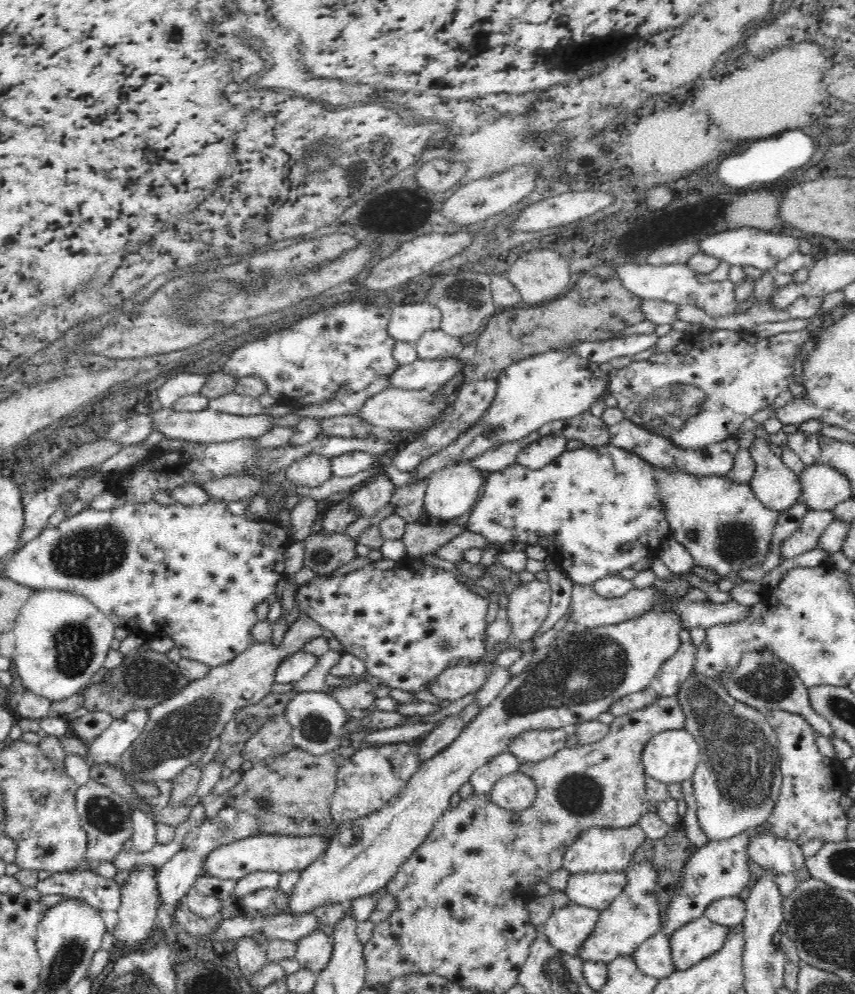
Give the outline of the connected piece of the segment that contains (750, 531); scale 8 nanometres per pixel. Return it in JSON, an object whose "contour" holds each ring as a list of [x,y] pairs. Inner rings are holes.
{"contour":[[[670,467],[654,468],[654,478],[657,480],[657,490],[665,508],[671,536],[693,556],[698,567],[711,568],[725,577],[730,572],[740,572],[742,568],[760,566],[772,552],[771,540],[780,511],[766,508],[754,494],[750,483],[738,483],[724,476],[696,476],[688,471],[676,472]]]}

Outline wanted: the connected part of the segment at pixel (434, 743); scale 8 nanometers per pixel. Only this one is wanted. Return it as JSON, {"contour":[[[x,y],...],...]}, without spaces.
{"contour":[[[462,712],[456,716],[448,716],[424,737],[419,747],[415,748],[421,764],[431,760],[458,739],[465,728],[462,718]]]}

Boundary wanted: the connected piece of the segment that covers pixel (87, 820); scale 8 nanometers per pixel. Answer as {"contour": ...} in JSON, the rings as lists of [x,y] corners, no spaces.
{"contour":[[[93,779],[77,789],[75,800],[80,823],[87,833],[85,858],[90,863],[88,870],[95,872],[97,863],[105,861],[113,863],[116,856],[122,852],[122,845],[126,840],[130,840],[133,835],[131,821],[133,809],[122,796]]]}

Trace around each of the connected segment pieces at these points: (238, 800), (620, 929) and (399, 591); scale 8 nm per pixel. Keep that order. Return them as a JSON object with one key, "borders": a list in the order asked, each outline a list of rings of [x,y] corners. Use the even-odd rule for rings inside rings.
{"borders":[[[[355,746],[340,747],[316,757],[295,747],[282,756],[272,756],[255,764],[242,779],[229,790],[225,805],[250,813],[262,821],[258,834],[284,836],[310,836],[323,834],[333,823],[329,804],[337,788],[340,764],[354,756]]],[[[636,862],[626,871],[624,890],[605,908],[590,936],[579,948],[579,957],[584,961],[611,963],[620,955],[632,955],[637,946],[660,931],[663,899],[657,897],[657,870],[652,862]]],[[[409,557],[400,558],[400,560],[382,559],[379,562],[374,562],[364,566],[362,569],[357,569],[346,574],[338,576],[318,575],[307,583],[299,586],[298,592],[295,593],[297,606],[300,614],[314,619],[322,628],[326,630],[328,635],[332,635],[342,644],[343,650],[346,653],[352,653],[364,662],[370,676],[380,678],[381,682],[389,686],[389,688],[400,688],[408,692],[420,692],[428,690],[428,684],[432,684],[438,674],[442,674],[442,670],[448,667],[450,660],[463,660],[464,664],[468,662],[479,662],[486,653],[486,644],[484,643],[484,635],[486,630],[486,612],[488,612],[488,601],[480,594],[467,588],[462,584],[454,573],[446,571],[442,568],[431,568],[425,562],[420,561],[420,558]]]]}

